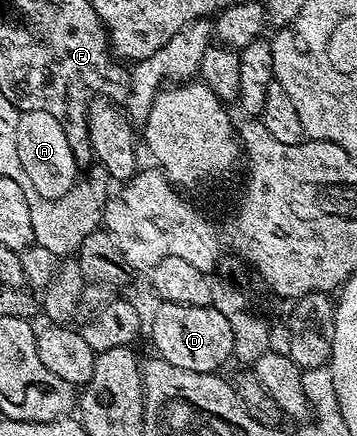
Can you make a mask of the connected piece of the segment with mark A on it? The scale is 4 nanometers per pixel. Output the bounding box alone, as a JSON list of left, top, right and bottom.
[17,111,77,199]

